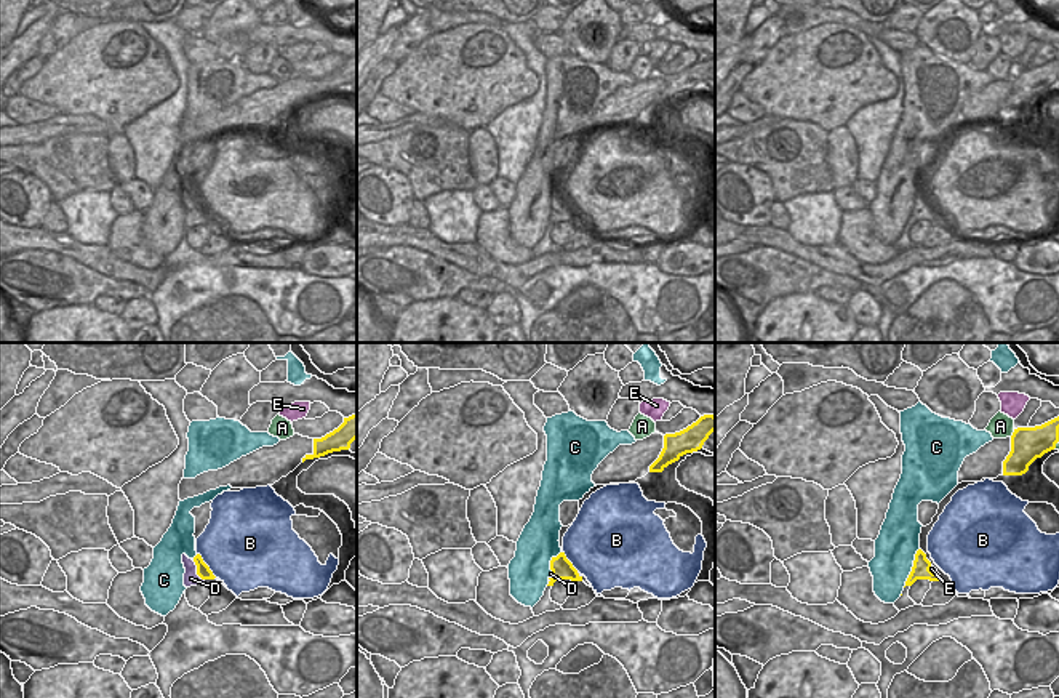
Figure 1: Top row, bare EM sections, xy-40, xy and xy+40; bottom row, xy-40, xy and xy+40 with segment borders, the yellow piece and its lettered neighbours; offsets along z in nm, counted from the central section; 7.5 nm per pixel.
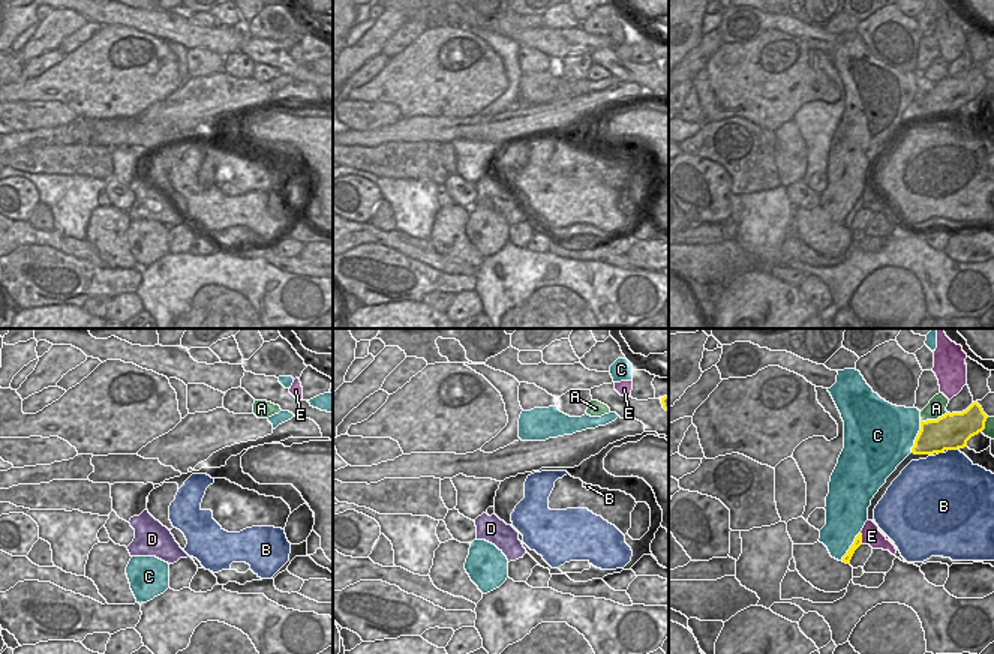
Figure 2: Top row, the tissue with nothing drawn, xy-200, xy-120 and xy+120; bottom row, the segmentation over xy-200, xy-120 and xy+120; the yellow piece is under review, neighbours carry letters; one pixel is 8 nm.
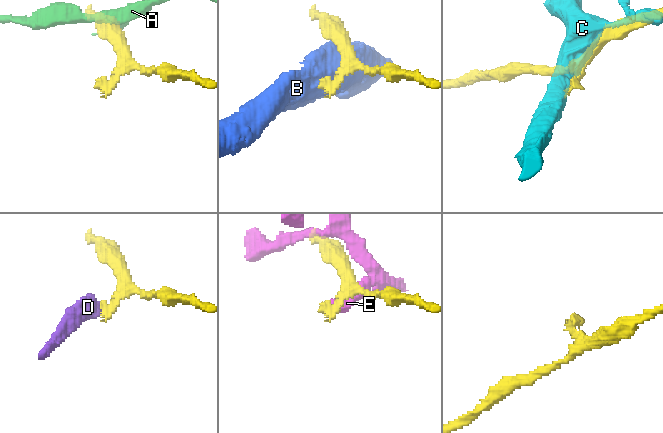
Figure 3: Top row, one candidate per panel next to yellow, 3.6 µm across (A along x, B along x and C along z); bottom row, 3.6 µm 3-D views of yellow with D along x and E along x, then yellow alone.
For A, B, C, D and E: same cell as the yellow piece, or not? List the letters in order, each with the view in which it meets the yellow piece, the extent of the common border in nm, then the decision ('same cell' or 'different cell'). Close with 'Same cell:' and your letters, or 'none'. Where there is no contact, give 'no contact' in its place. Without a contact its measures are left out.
A: xy+40 | 70 nm | different cell
B: xy-40 | 240 nm | different cell
C: xy+40 | 320 nm | different cell
D: xy-40 | 180 nm | different cell
E: xy+40 | 80 nm | different cell
Same cell: none

